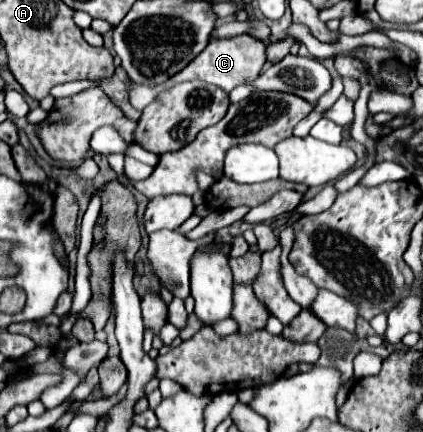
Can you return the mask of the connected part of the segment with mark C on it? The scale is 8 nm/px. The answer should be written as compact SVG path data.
M236 35L236 37L228 37L228 39L214 37L214 39L210 39L208 47L188 67L184 67L184 71L180 71L172 79L168 79L166 85L172 87L172 85L182 83L182 81L200 79L200 81L212 83L212 85L220 87L222 91L230 93L234 87L260 75L264 63L266 63L266 43L262 43L260 39L254 39L250 35Z

